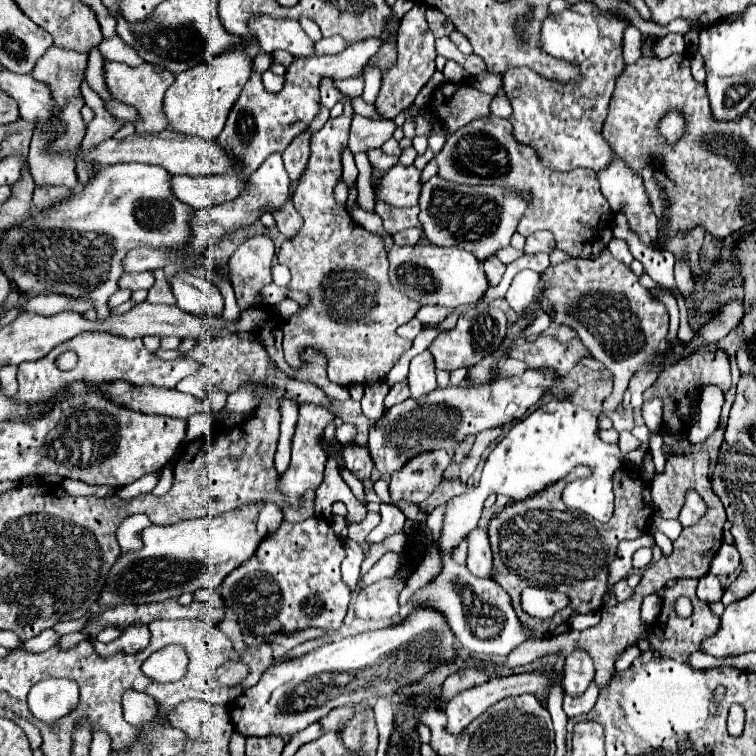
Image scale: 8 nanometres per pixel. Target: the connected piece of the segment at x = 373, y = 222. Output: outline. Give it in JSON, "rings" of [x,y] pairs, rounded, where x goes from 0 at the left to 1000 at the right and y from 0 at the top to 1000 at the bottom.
{"rings":[[[470,270],[470,275],[464,278],[464,286],[467,286],[467,291],[475,294],[480,302],[485,302],[485,304],[491,304],[491,307],[507,312],[509,328],[515,331],[515,325],[517,325],[517,312],[509,307],[509,302],[507,302],[504,288],[499,286],[499,280],[485,280],[485,278],[480,278],[475,270]]]}

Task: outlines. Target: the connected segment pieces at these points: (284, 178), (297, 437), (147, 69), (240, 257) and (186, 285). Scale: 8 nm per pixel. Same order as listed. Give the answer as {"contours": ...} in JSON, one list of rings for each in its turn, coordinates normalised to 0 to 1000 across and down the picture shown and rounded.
{"contours":[[[[358,204],[337,228],[335,233],[329,235],[327,246],[324,246],[324,254],[319,254],[311,265],[306,267],[298,267],[298,270],[290,270],[290,272],[282,272],[279,275],[279,291],[290,299],[295,299],[295,294],[303,294],[300,302],[295,299],[295,310],[306,307],[306,304],[313,304],[319,299],[329,299],[335,296],[351,278],[361,278],[361,275],[369,275],[372,270],[377,270],[380,265],[380,254],[382,254],[382,233],[374,222],[374,212],[372,212],[372,204]]],[[[401,532],[396,537],[396,556],[393,556],[393,563],[390,563],[390,574],[388,574],[388,582],[385,582],[385,595],[388,595],[388,603],[385,603],[385,619],[372,628],[369,642],[377,661],[385,667],[385,669],[396,669],[398,664],[398,656],[403,648],[417,648],[422,646],[422,640],[427,638],[427,622],[430,622],[430,611],[433,611],[433,603],[427,598],[427,593],[422,590],[422,577],[427,574],[430,563],[440,556],[443,550],[430,542],[427,537],[419,537],[419,534],[406,534]]],[[[139,82],[136,93],[139,93],[139,111],[142,111],[144,124],[152,132],[176,140],[184,148],[184,159],[176,161],[181,175],[210,177],[210,175],[216,175],[221,169],[221,159],[218,159],[216,148],[213,148],[213,140],[216,140],[216,127],[218,127],[221,116],[231,106],[231,101],[226,95],[220,91],[212,97],[205,95],[202,87],[196,83],[189,83],[181,90],[173,90],[173,87],[160,85],[160,82]]],[[[332,312],[303,341],[304,370],[319,410],[335,407],[340,386],[358,373],[361,317]]],[[[245,357],[234,360],[226,370],[234,405],[255,418],[290,418],[295,413],[295,392],[287,378],[261,368]]]]}

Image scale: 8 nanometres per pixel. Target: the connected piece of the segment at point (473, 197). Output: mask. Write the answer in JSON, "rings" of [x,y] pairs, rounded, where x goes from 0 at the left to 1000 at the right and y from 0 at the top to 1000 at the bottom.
{"rings":[[[573,233],[562,241],[554,262],[554,291],[562,315],[575,325],[607,325],[623,333],[634,347],[652,339],[660,328],[671,328],[687,288],[697,275],[692,257],[660,246],[618,246]]]}

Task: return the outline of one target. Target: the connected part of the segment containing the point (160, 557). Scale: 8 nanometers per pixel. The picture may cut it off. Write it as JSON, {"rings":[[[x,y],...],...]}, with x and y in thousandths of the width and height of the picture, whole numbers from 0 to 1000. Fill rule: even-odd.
{"rings":[[[364,664],[324,667],[284,685],[261,685],[234,690],[229,696],[197,696],[187,704],[192,725],[160,735],[144,757],[134,783],[131,802],[155,799],[197,799],[221,791],[237,791],[242,783],[282,778],[306,759],[316,746],[327,743],[345,714],[366,704],[374,690],[374,675]]]}

